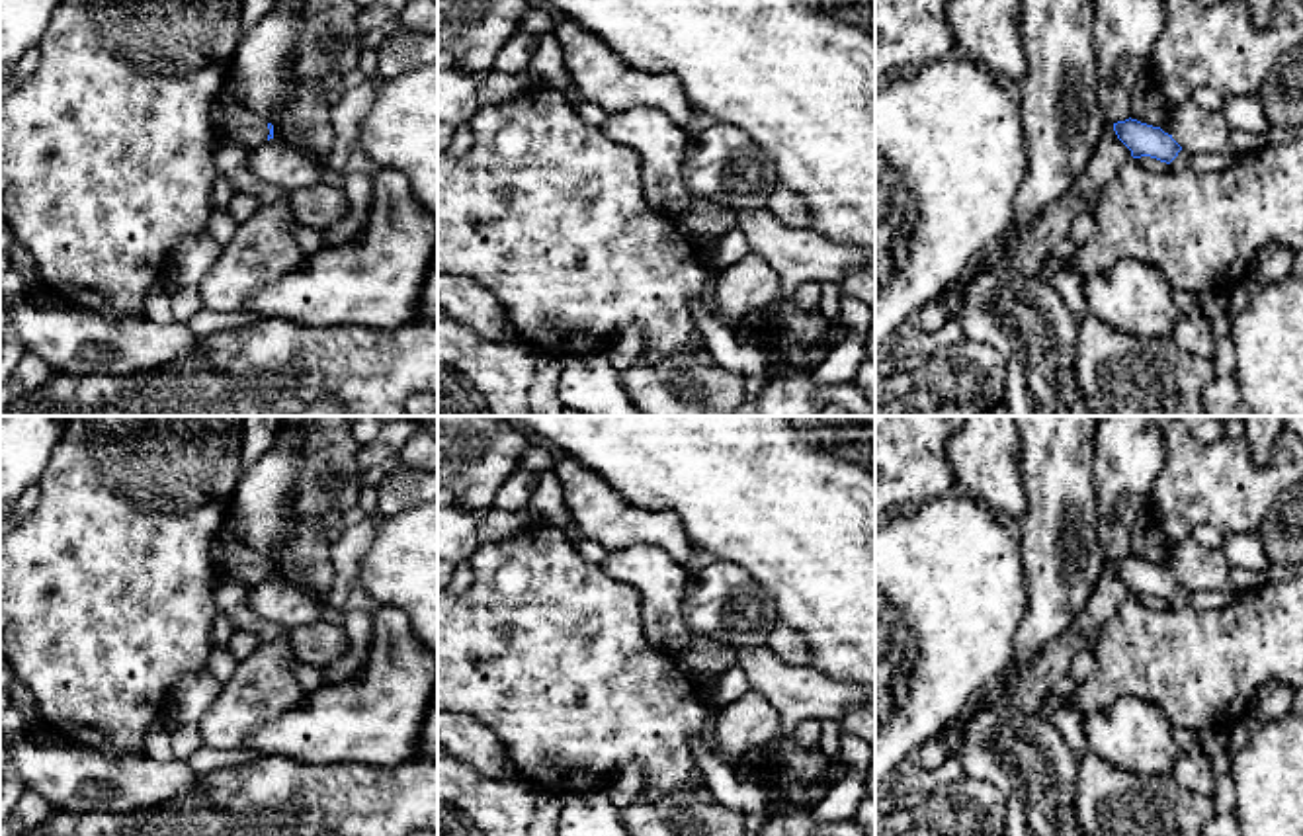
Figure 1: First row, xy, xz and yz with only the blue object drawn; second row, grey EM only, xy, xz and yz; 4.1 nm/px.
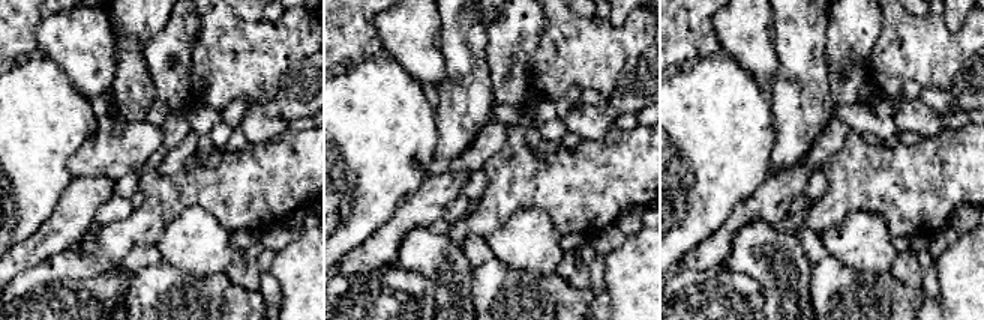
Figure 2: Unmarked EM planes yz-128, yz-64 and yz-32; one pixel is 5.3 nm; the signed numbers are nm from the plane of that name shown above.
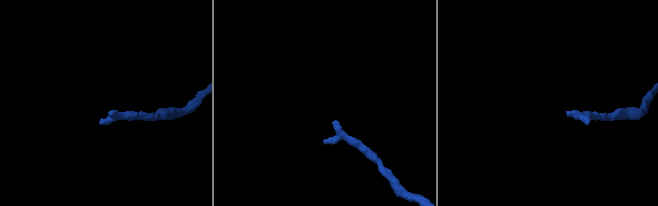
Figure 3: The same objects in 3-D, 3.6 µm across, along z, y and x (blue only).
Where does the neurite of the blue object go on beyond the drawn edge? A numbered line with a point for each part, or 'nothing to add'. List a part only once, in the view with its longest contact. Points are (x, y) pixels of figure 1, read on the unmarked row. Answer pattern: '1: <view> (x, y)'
1: xy (233, 559)

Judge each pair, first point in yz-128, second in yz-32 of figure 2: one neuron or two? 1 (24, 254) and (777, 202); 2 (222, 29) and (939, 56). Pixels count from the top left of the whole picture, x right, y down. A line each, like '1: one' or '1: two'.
1: one
2: one

